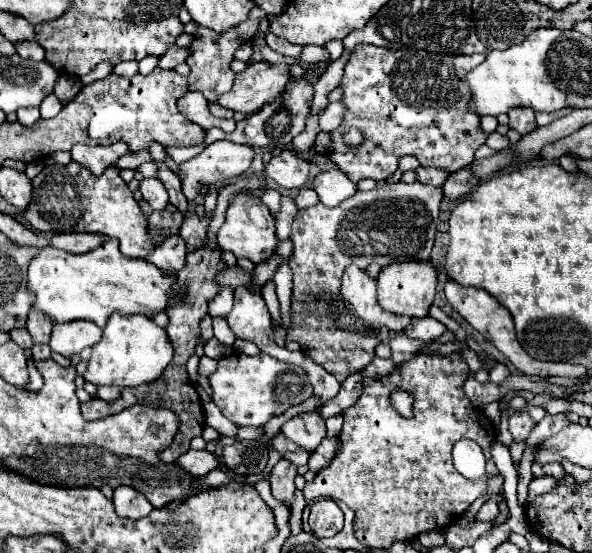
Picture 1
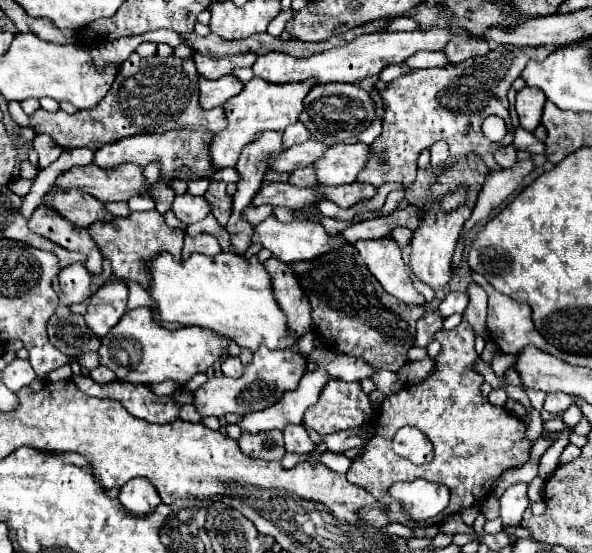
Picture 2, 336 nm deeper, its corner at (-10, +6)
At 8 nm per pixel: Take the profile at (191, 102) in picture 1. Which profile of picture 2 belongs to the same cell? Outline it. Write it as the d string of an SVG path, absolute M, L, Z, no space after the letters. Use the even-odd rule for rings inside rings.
M222 76L218 80L200 78L200 88L200 106L208 110L222 106L226 100L236 96L244 88L244 84L236 76Z

